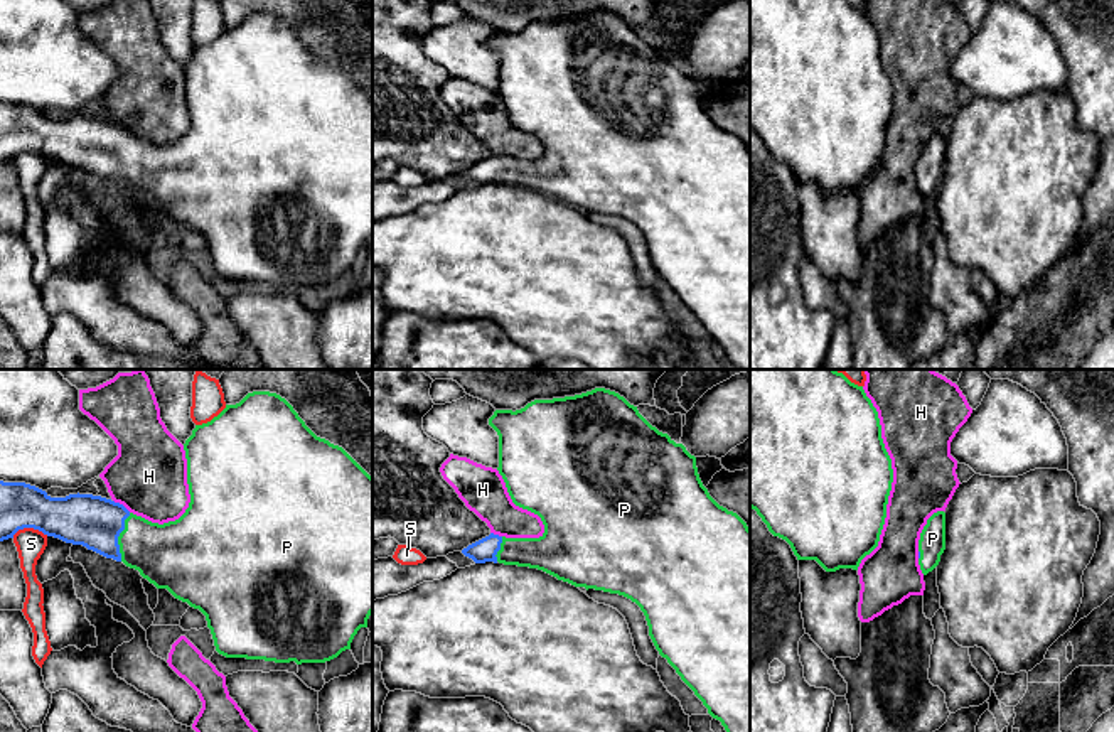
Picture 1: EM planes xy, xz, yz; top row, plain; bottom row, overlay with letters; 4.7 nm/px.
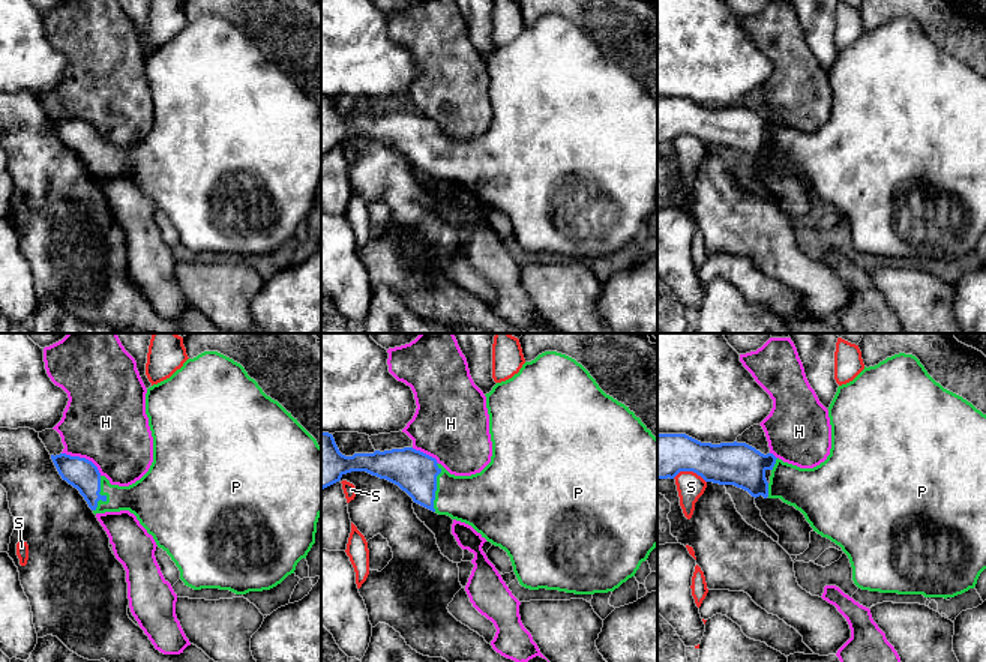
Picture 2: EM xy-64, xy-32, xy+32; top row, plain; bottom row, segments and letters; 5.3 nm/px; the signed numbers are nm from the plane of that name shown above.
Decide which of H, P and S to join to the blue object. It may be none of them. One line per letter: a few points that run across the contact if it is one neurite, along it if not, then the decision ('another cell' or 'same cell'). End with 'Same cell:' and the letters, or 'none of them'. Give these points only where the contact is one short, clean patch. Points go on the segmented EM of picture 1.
H: line xy (113, 500), (130, 511); another cell
P: line xy (93, 522), (118, 535), (160, 550), (166, 555); same cell
S: another cell
Same cell: P

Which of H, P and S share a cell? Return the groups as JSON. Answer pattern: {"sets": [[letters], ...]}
{"sets": [["H"], ["P"], ["S"]]}

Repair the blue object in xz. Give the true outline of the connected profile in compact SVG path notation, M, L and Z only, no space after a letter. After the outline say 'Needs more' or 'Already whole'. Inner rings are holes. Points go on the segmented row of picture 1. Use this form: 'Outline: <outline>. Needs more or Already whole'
Outline: M605 388L553 398L534 400L521 410L495 410L489 425L499 435L499 474L502 476L512 503L538 514L544 525L539 538L506 538L490 533L469 545L462 553L475 563L504 563L543 570L558 580L575 587L585 587L619 594L635 602L645 616L649 636L662 658L676 670L681 680L708 708L708 713L720 720L726 732L750 732L750 528L733 511L720 506L703 486L696 457L683 444L676 444L667 433L652 427L624 396Z. Needs more

